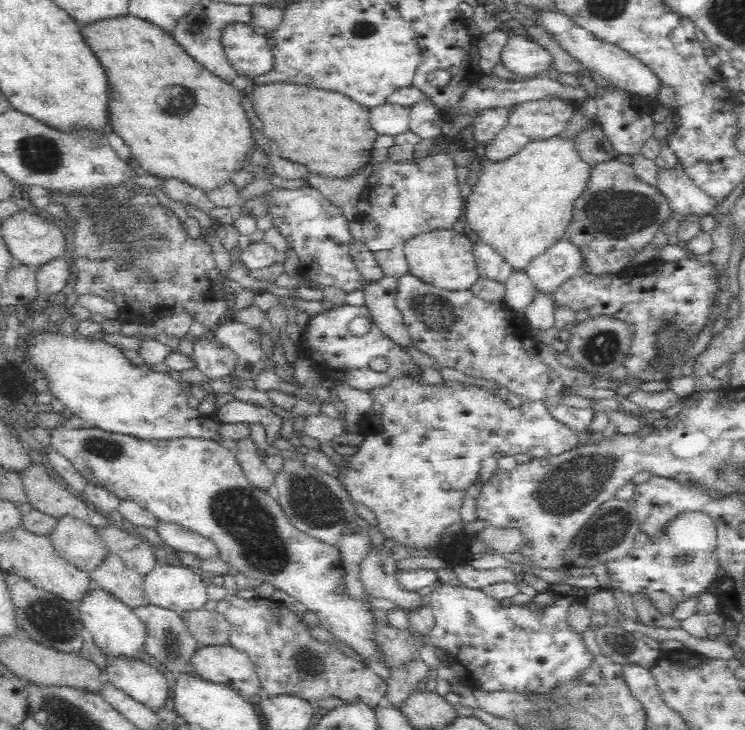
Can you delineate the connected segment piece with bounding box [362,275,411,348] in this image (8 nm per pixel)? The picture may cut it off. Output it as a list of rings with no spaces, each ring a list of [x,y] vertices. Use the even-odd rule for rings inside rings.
[[[384,275],[365,281],[362,292],[364,292],[364,304],[378,328],[404,348],[411,344],[402,313],[395,305],[396,287],[396,279]]]

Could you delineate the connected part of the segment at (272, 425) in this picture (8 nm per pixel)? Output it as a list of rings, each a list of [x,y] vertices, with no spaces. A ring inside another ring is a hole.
[[[236,398],[228,400],[216,412],[219,423],[246,423],[262,425],[266,430],[266,438],[269,445],[279,436],[283,425],[283,419],[274,414],[272,410],[264,406],[257,406],[248,402],[241,402]]]

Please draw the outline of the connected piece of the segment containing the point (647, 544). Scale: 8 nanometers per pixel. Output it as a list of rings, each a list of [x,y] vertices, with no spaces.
[[[700,511],[677,514],[663,527],[658,538],[639,530],[630,552],[606,563],[610,588],[630,597],[641,594],[662,613],[672,613],[678,602],[705,592],[708,584],[718,579],[718,572],[722,570],[717,557],[719,538],[714,520]]]

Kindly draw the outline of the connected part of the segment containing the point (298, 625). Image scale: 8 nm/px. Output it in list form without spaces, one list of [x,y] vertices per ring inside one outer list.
[[[228,594],[224,600],[217,602],[215,610],[226,617],[230,623],[229,644],[245,652],[254,664],[263,696],[291,694],[305,698],[314,706],[334,708],[342,703],[362,701],[374,708],[384,699],[387,682],[380,678],[363,660],[354,654],[329,643],[324,643],[310,635],[310,629],[302,623],[300,615],[296,615],[287,605],[273,599],[252,597],[244,599],[243,595],[234,598]]]

